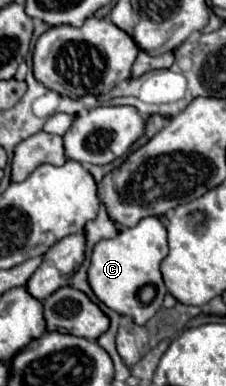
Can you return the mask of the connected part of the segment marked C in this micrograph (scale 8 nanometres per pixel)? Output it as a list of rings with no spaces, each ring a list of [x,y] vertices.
[[[146,217],[138,225],[120,229],[114,239],[96,243],[90,259],[88,281],[100,301],[120,315],[130,315],[138,325],[144,325],[160,307],[166,295],[166,285],[160,273],[160,261],[168,255],[166,227],[160,217]]]

